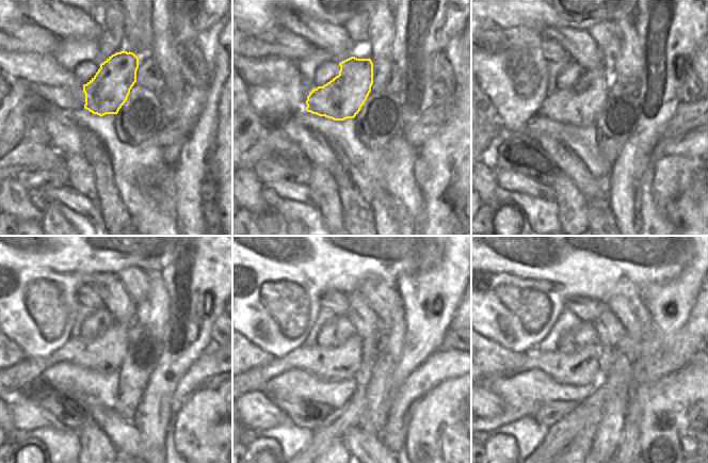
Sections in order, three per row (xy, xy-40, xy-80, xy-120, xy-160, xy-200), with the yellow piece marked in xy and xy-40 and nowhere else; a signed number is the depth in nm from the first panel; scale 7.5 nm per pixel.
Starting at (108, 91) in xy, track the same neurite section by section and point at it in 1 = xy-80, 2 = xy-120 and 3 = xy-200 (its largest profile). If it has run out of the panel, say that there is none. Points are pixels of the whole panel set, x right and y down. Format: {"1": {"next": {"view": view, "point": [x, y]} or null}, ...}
{"1": {"next": {"view": "xy-80", "point": [581, 105]}}, "2": {"next": {"view": "xy-120", "point": [105, 353]}}, "3": {"next": {"view": "xy-200", "point": [582, 367]}}}

